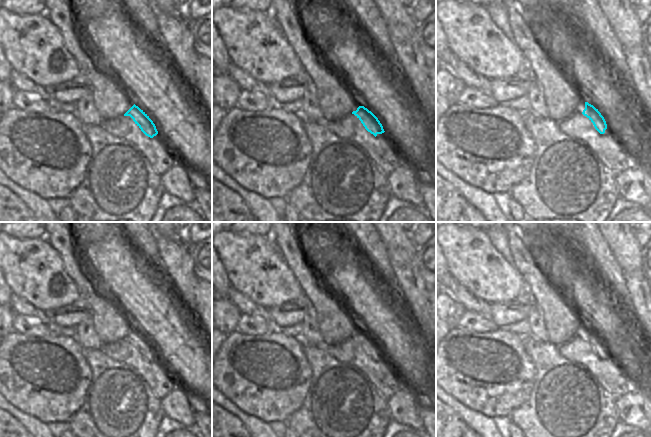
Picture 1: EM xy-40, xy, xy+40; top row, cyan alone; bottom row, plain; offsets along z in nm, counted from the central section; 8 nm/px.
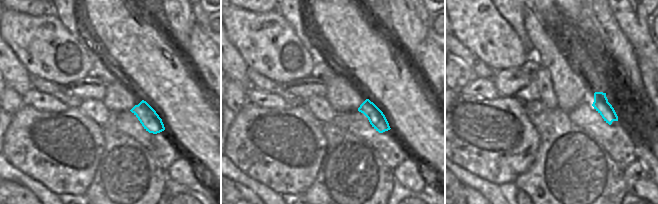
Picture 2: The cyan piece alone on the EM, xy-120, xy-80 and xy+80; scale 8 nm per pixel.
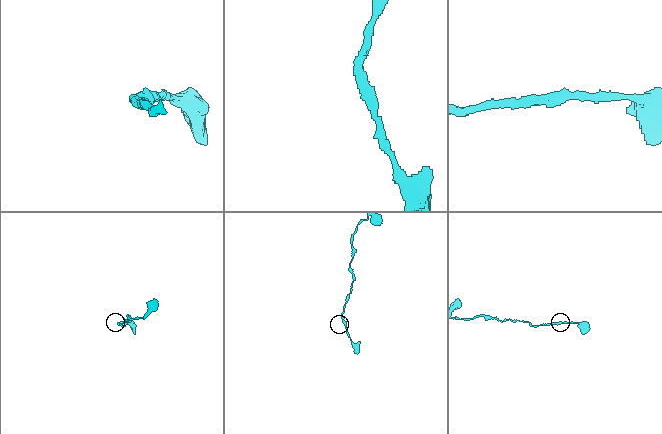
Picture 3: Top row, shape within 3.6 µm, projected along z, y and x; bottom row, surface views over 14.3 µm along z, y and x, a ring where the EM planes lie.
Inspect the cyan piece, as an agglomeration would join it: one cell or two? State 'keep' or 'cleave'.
keep

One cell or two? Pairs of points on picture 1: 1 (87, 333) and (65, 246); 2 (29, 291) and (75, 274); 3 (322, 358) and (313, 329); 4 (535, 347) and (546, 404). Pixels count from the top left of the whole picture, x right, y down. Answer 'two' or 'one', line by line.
1: two
2: two
3: two
4: one

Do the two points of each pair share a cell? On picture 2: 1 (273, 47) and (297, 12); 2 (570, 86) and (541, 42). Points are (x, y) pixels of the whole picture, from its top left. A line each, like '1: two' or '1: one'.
1: two
2: one

